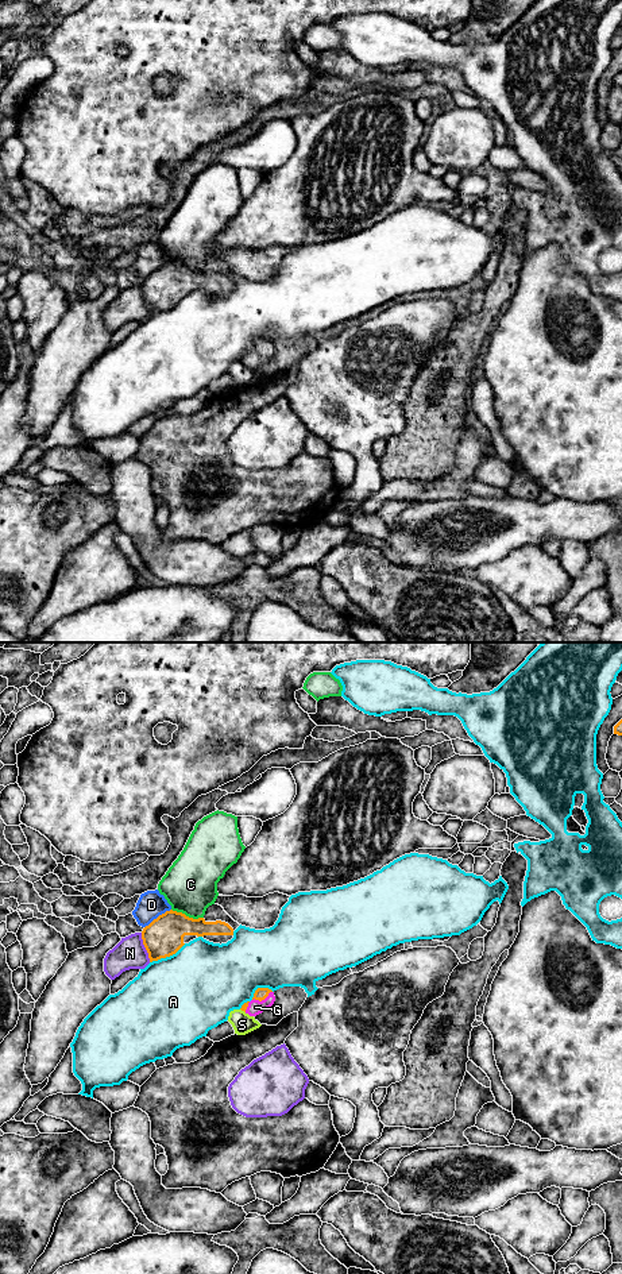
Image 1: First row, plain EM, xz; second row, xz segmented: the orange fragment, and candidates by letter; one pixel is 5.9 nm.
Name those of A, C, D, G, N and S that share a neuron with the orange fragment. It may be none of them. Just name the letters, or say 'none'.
G

